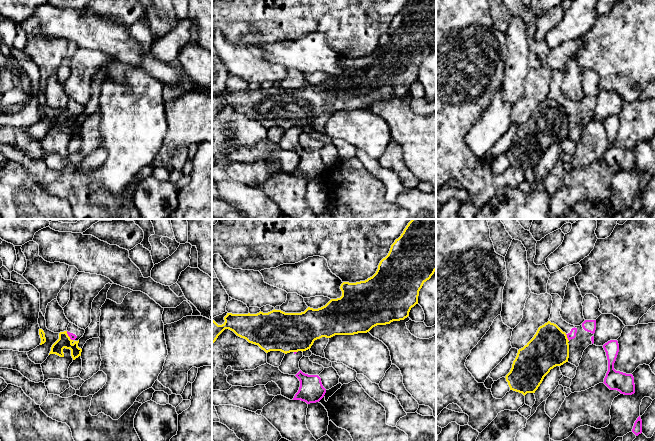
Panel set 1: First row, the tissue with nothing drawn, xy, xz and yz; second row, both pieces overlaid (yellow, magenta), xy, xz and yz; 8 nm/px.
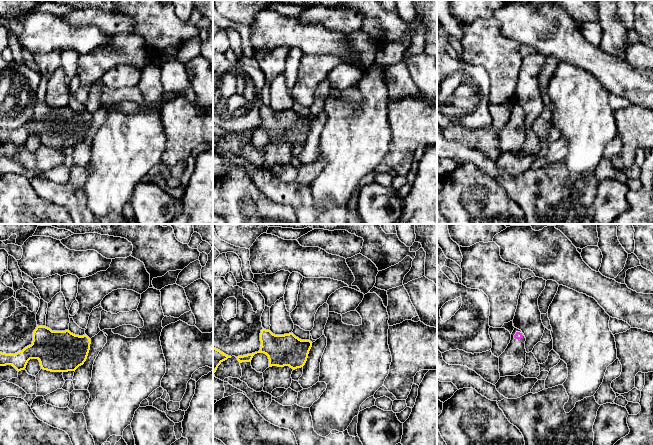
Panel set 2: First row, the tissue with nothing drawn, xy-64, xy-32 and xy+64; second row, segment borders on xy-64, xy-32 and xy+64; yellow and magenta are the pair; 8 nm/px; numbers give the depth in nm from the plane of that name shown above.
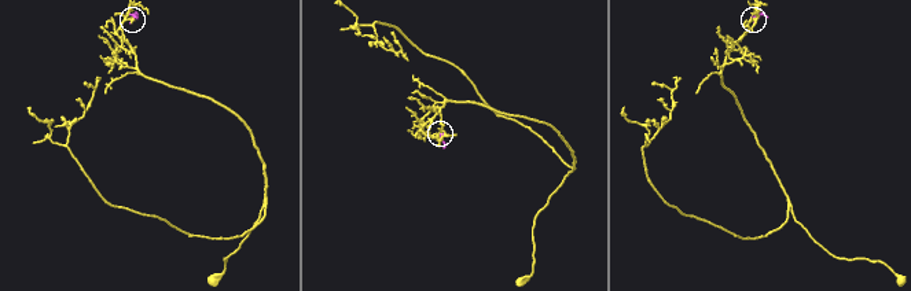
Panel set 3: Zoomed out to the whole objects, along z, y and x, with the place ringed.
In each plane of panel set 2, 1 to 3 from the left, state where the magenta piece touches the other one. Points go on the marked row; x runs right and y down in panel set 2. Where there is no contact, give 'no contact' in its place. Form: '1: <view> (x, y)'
1: no contact
2: no contact
3: no contact

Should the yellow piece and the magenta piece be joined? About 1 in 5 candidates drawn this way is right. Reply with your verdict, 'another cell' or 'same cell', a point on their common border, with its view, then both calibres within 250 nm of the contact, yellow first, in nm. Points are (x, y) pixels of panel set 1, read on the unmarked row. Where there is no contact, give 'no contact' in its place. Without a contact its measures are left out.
another cell; contact yz (566, 113); calibres 320 and 60 nm

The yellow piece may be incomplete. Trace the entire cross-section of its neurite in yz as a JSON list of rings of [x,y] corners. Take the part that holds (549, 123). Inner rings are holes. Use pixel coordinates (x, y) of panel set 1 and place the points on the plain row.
[[[548,97],[540,102],[534,113],[518,126],[505,153],[510,166],[524,172],[535,169],[551,145],[568,138],[568,118],[566,109],[556,100]]]

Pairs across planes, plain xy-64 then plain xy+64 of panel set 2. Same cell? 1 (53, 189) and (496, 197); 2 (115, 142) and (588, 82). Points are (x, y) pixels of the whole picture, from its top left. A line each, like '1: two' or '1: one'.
1: two
2: one

